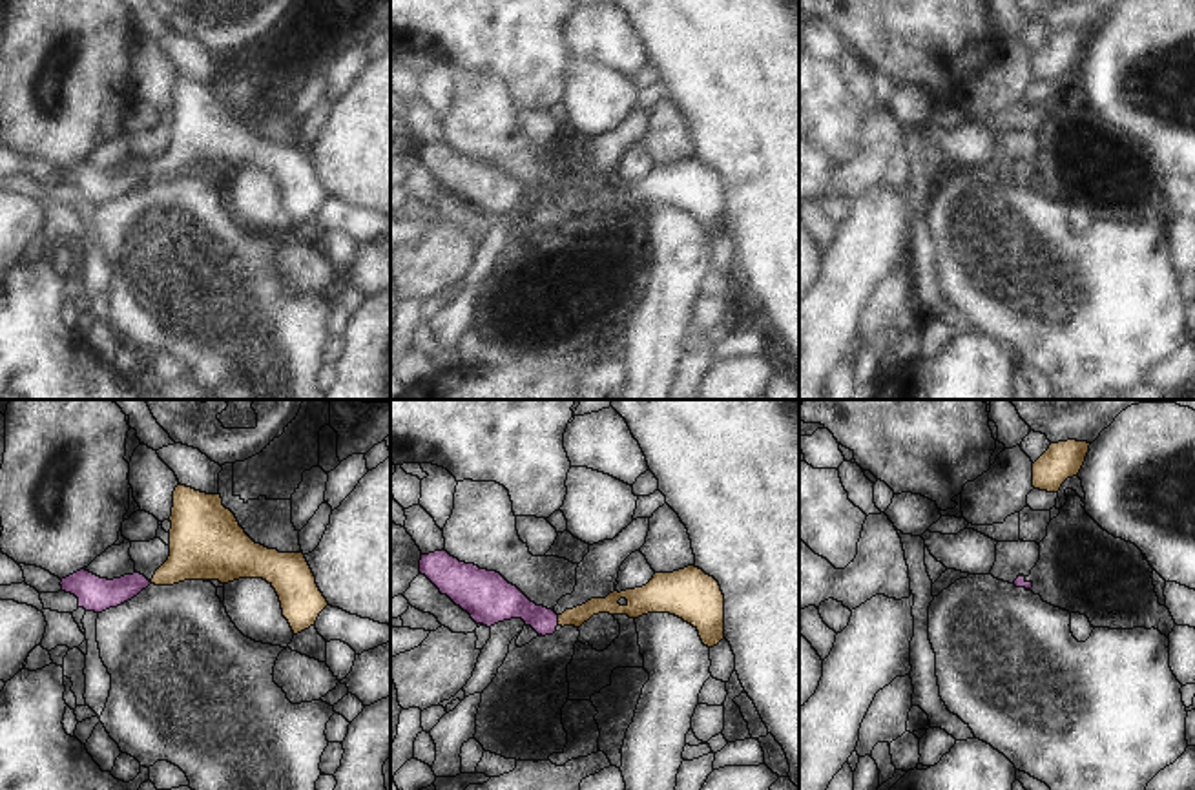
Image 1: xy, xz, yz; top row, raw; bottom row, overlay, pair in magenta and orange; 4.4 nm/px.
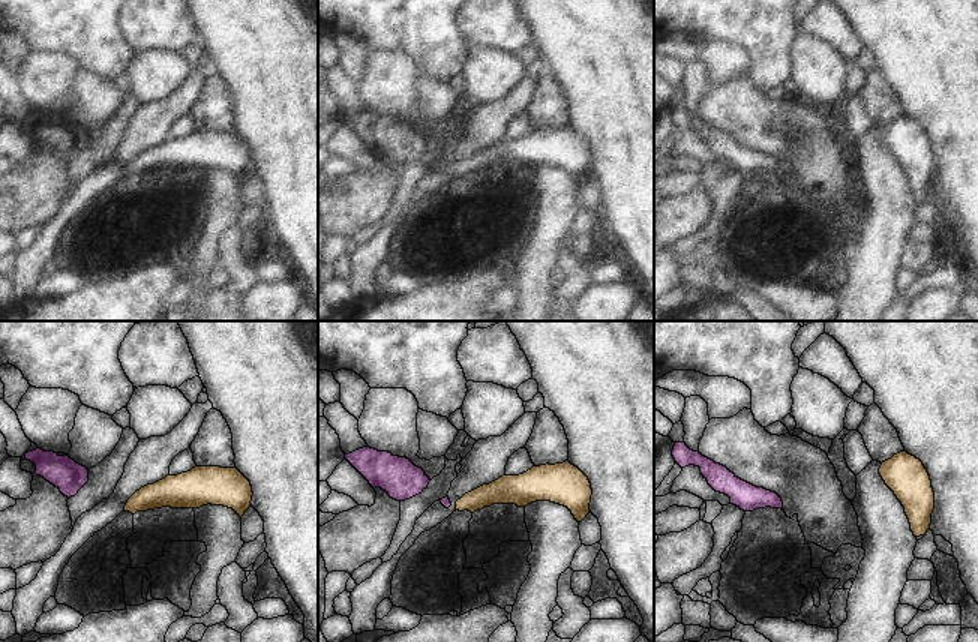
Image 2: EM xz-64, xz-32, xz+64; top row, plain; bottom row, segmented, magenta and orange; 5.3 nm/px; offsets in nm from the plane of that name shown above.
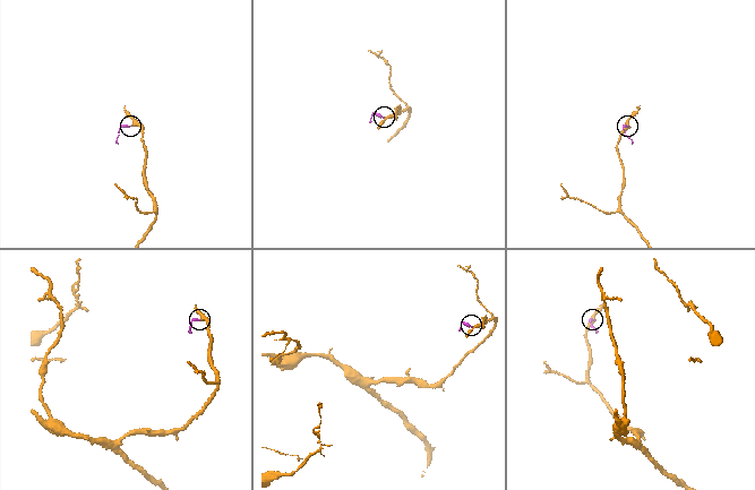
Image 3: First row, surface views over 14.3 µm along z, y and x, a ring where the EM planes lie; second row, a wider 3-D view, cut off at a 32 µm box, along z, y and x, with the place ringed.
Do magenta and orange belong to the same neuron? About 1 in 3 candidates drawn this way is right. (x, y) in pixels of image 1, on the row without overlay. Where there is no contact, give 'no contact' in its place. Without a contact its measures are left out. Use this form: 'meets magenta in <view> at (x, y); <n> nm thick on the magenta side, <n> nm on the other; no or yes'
meets magenta in xz at (557, 212); 160 nm thick on the magenta side, 80 nm on the other; yes

